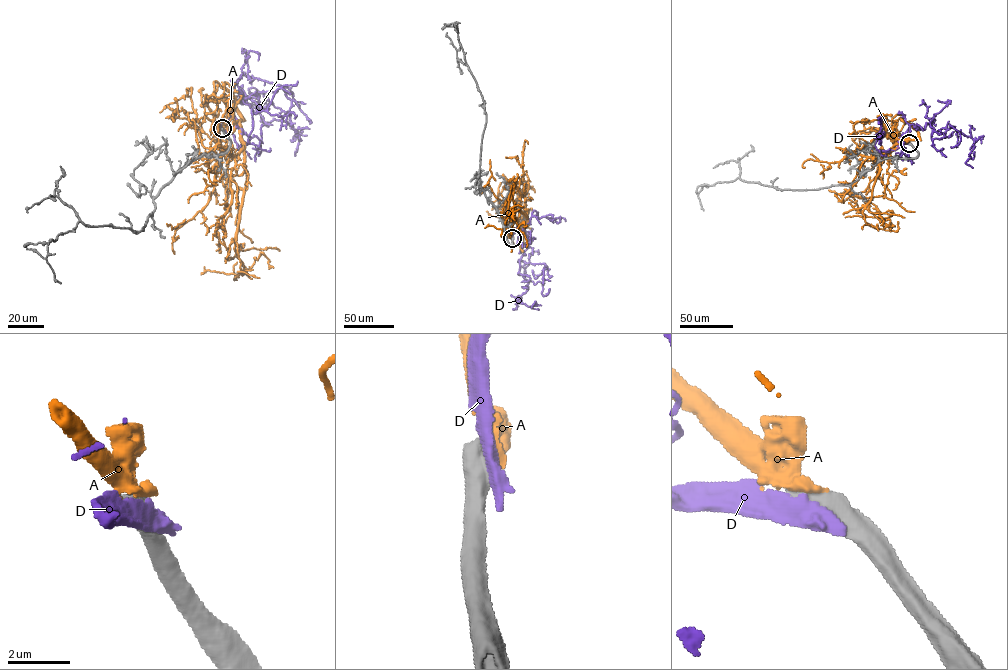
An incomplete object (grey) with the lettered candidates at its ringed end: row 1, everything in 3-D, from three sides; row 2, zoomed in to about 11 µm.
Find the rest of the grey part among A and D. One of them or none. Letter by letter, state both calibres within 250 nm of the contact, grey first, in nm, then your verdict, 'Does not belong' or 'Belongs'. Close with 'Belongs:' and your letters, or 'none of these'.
A: Thickness 800 nm (grey) against 500 nm. Belongs
D: Thickness 800 nm (grey) against 500 nm. Does not belong
Belongs: A

